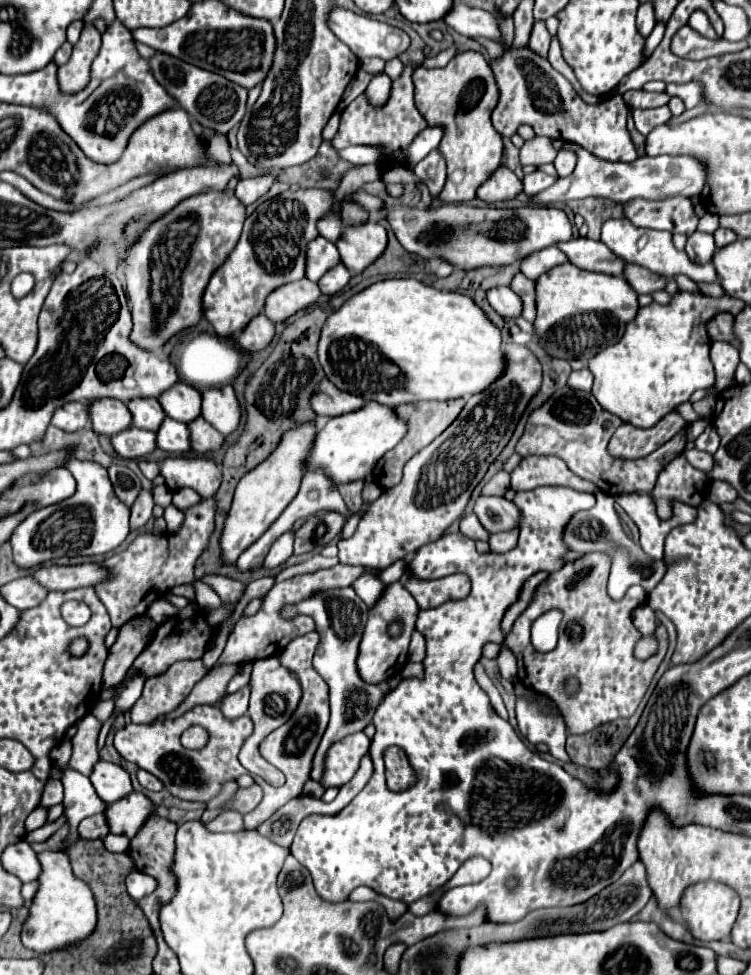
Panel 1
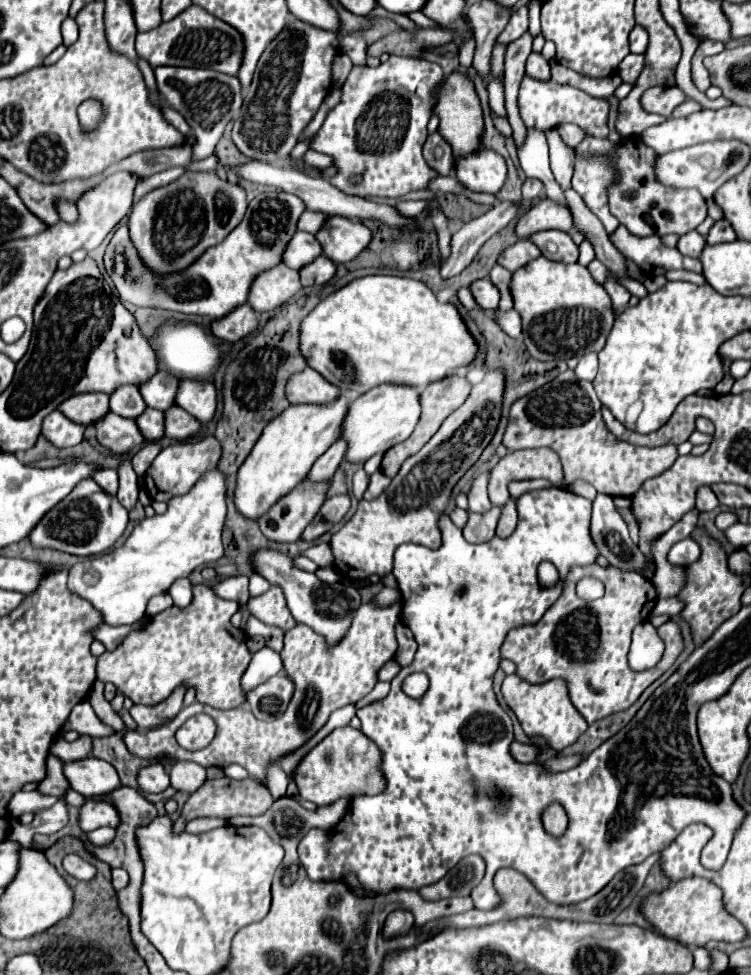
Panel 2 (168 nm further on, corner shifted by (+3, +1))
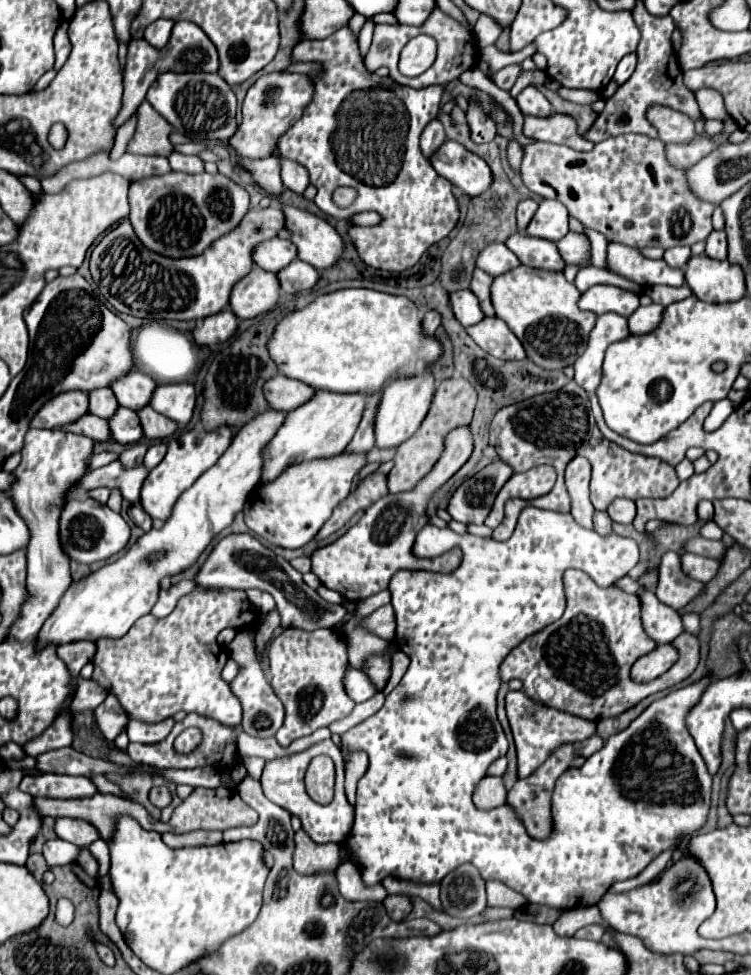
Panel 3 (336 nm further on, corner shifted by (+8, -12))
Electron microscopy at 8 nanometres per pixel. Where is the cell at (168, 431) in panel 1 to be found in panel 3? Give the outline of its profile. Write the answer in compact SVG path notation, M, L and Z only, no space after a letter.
M119 407L119 413L115 413L115 417L111 417L111 433L113 439L121 445L135 445L143 439L143 427L141 421L137 417L135 411Z

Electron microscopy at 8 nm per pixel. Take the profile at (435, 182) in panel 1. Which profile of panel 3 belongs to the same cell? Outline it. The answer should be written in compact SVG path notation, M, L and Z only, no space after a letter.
M439 119L431 121L427 125L427 129L423 131L423 135L421 135L421 151L423 151L423 155L427 159L431 159L431 155L445 143L445 139L447 137L445 137L445 131L443 131L441 121Z

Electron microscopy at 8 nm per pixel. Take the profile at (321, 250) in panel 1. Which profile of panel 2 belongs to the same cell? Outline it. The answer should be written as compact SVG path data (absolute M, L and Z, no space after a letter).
M296 232L296 236L292 236L292 240L288 242L288 248L284 250L284 264L288 268L302 268L304 264L308 264L310 260L314 260L316 256L322 254L320 244L316 242L314 234L308 232Z

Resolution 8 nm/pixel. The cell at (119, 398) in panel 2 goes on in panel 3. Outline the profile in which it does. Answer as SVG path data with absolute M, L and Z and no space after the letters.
M95 389L95 393L89 393L89 401L91 401L91 413L101 419L107 419L107 421L119 409L119 403L111 389Z

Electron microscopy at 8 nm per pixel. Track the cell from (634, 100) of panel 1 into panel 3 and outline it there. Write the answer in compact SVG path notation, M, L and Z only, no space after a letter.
M651 105L647 109L647 121L657 129L661 141L691 141L695 137L693 119L681 111L665 105Z

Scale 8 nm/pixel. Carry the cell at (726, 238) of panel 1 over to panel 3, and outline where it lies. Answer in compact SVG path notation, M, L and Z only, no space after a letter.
M713 231L707 237L705 255L711 259L727 259L727 237L725 231Z

